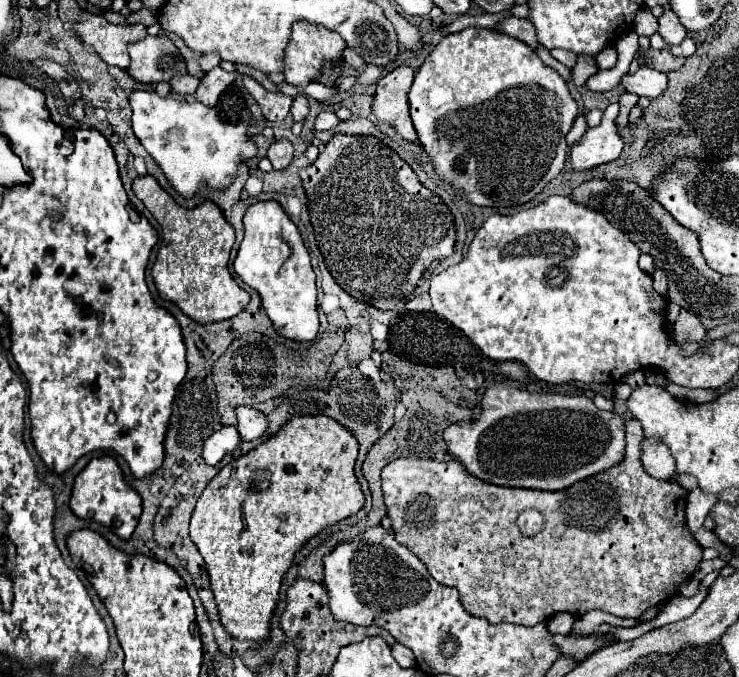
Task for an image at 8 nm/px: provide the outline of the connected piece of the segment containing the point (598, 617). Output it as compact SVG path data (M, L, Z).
M593 610L585 613L574 622L571 632L582 635L590 635L596 632L596 628L603 623L612 627L621 626L625 628L634 628L641 624L635 619L620 619L600 610Z

